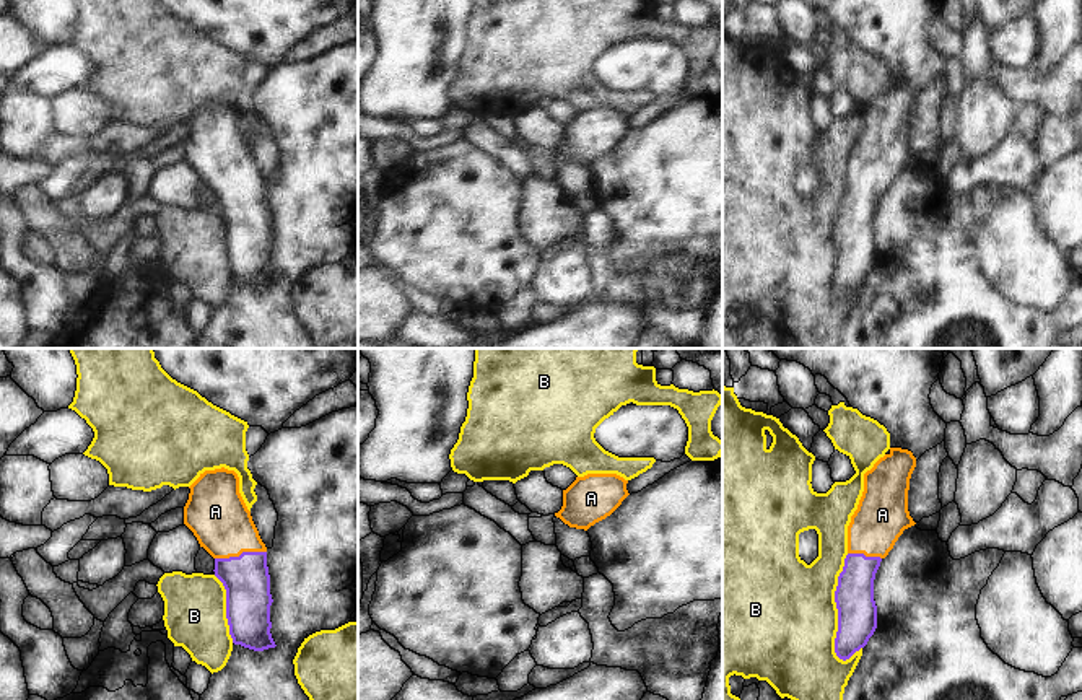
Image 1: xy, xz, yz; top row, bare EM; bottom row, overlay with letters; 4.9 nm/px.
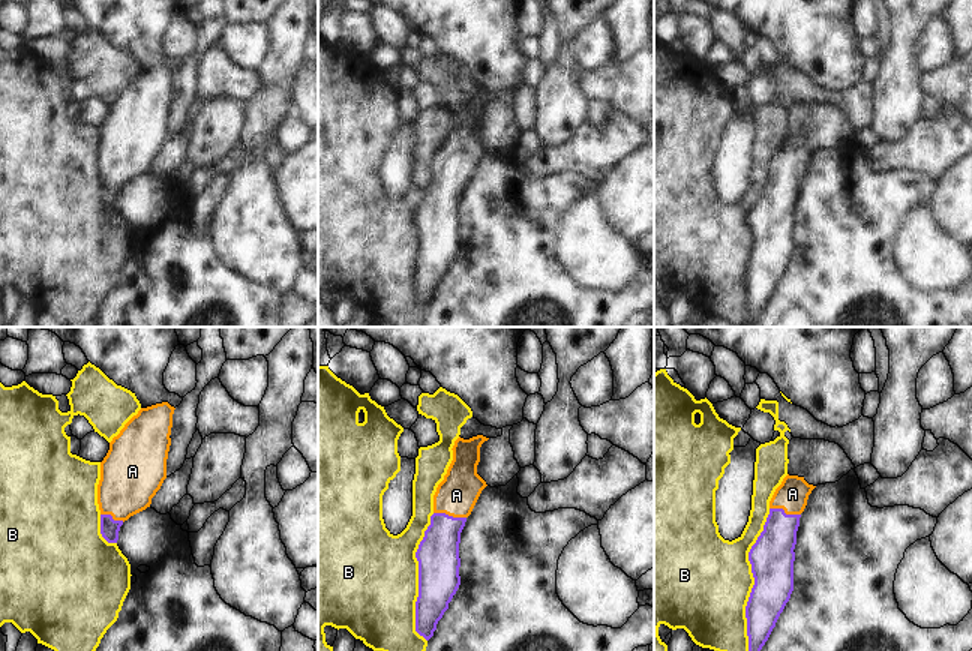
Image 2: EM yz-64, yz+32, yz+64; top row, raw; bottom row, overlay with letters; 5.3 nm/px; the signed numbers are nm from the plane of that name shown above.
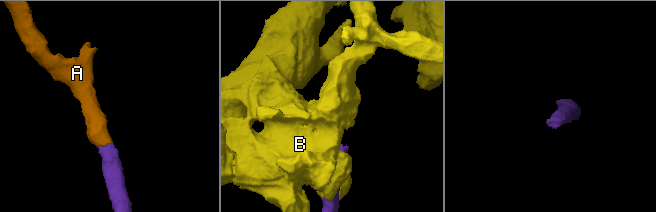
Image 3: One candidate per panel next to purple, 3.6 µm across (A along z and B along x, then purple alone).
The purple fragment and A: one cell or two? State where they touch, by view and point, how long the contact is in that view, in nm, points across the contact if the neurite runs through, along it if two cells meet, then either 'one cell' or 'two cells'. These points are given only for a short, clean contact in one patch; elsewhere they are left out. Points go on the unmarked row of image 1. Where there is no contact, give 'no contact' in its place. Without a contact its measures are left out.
xy (241, 189) | 260 nm | across xy (246, 214), (241, 202), (241, 189), (215, 147) | one cell

